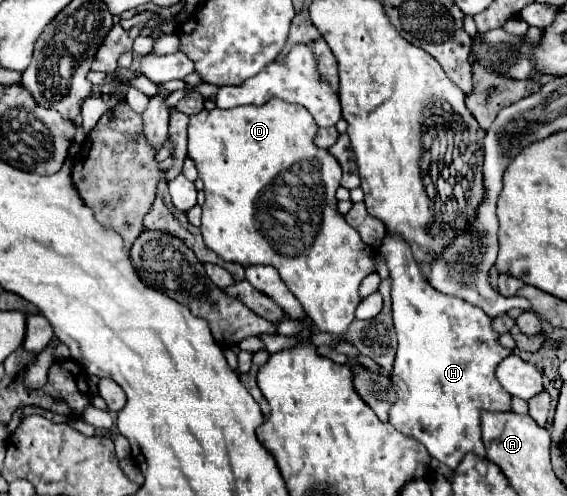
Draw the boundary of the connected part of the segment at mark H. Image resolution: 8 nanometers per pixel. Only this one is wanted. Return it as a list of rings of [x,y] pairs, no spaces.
[[[385,236],[379,250],[385,254],[393,280],[391,298],[397,330],[397,354],[391,370],[397,400],[389,410],[389,422],[405,436],[419,440],[433,458],[455,470],[469,452],[479,458],[485,456],[479,412],[511,408],[511,396],[495,378],[497,364],[511,350],[497,344],[499,336],[491,330],[491,316],[481,308],[429,288],[401,236]]]

